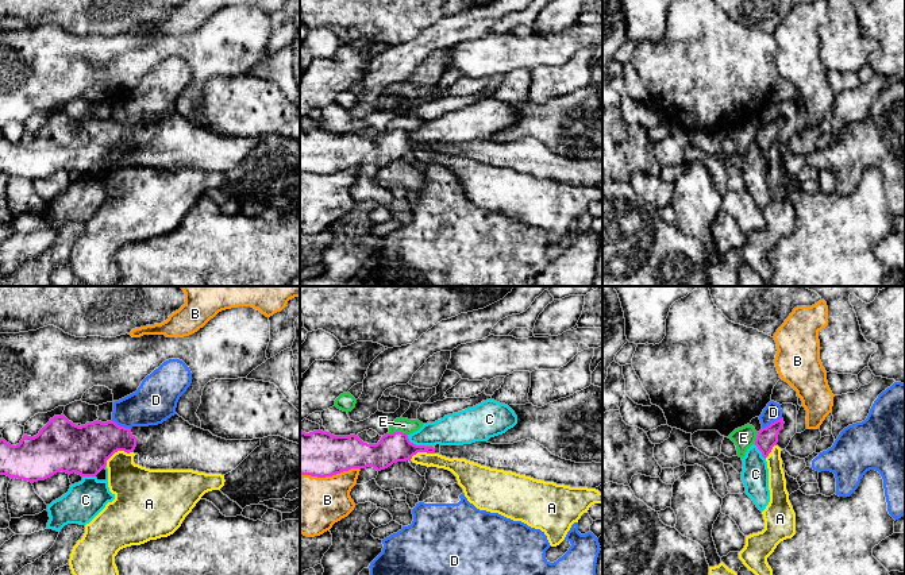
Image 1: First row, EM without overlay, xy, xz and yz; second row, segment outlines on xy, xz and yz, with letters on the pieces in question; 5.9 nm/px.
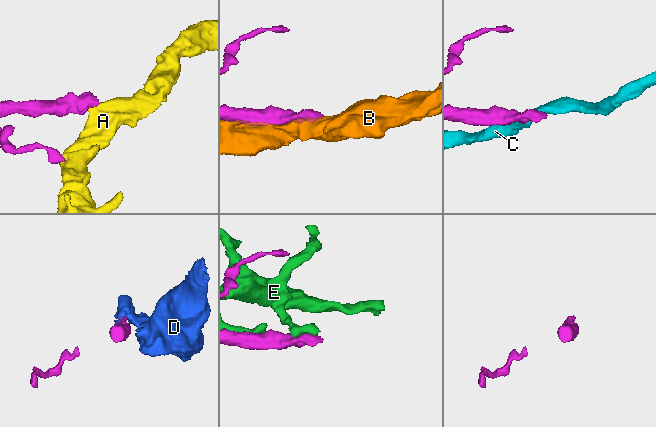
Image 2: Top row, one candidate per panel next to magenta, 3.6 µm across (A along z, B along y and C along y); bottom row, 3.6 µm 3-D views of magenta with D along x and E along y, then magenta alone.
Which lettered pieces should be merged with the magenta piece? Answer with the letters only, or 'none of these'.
none of these

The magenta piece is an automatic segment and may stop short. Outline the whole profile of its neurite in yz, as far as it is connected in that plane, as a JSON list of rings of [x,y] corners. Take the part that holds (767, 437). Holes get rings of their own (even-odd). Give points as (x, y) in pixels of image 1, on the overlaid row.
[[[779,418],[758,432],[755,445],[762,452],[765,459],[769,456],[773,447],[777,445],[778,435],[783,424],[783,418]]]

